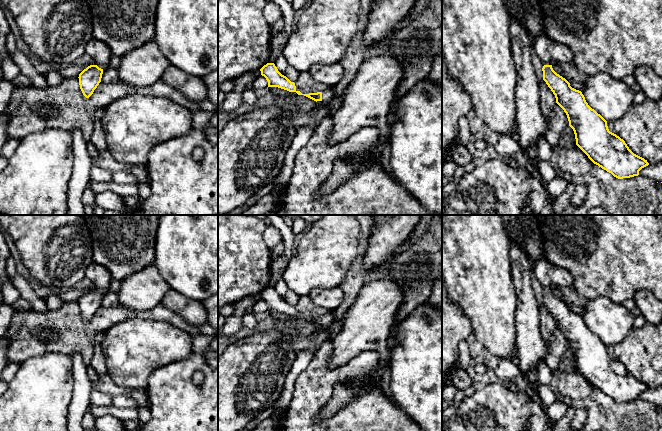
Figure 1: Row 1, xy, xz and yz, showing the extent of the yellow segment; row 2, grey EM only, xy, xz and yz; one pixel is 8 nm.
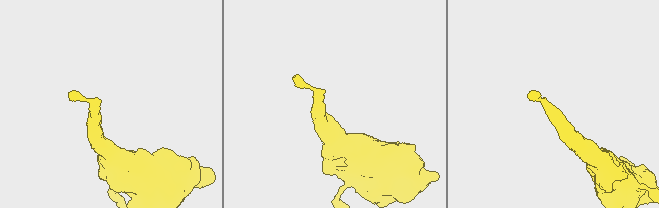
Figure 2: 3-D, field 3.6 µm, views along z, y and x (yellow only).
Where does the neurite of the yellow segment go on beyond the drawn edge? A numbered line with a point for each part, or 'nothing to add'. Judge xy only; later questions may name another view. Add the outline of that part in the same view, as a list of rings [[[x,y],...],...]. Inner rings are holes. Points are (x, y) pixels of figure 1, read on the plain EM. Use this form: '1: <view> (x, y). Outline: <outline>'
1: xy (100, 277). Outline: [[[92,263],[86,269],[85,277],[93,283],[94,289],[103,294],[109,291],[109,285],[113,279],[110,272],[104,266],[97,263]]]

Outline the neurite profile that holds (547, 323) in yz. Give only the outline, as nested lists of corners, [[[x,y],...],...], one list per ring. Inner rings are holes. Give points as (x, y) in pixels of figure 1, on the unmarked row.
[[[542,304],[540,306],[540,330],[542,338],[545,342],[545,348],[548,350],[550,344],[550,337],[553,333],[553,330],[556,327],[556,322],[551,313],[548,311],[546,306]]]

